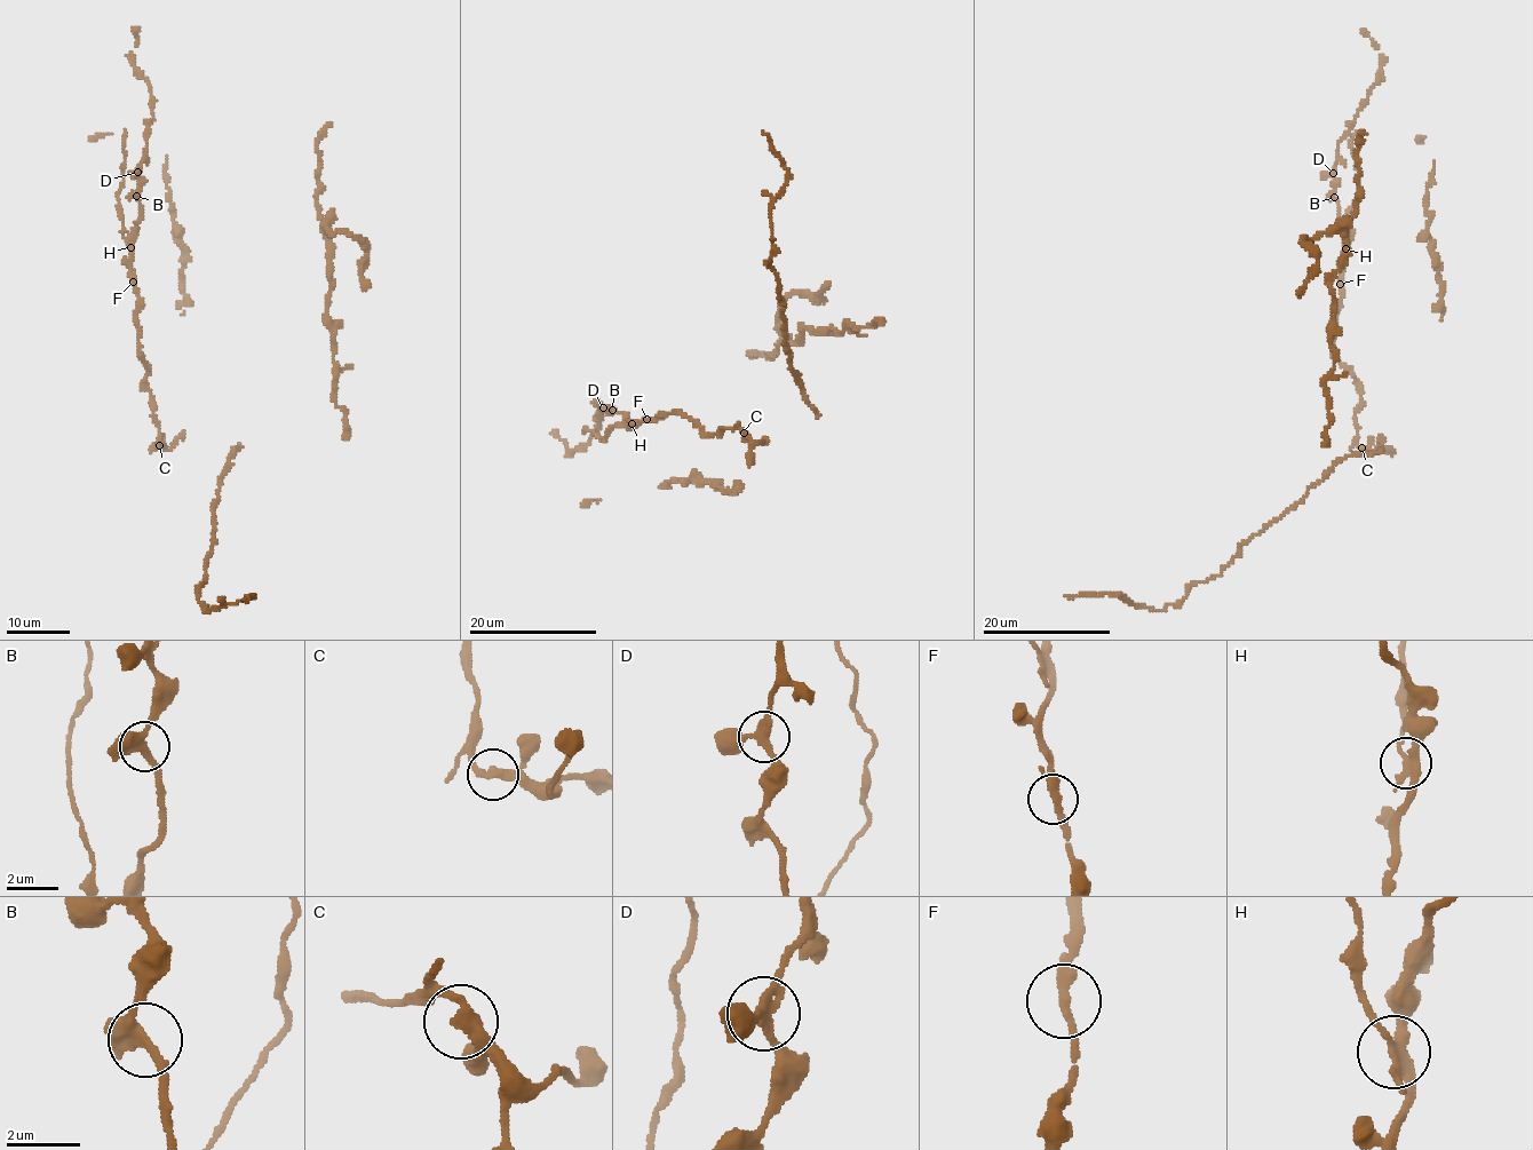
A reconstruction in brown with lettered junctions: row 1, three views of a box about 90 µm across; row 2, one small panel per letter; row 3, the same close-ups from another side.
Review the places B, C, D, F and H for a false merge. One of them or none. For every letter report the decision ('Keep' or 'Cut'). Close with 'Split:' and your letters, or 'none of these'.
B: Keep
C: Keep
D: Keep
F: Keep
H: Cut
Split: H

